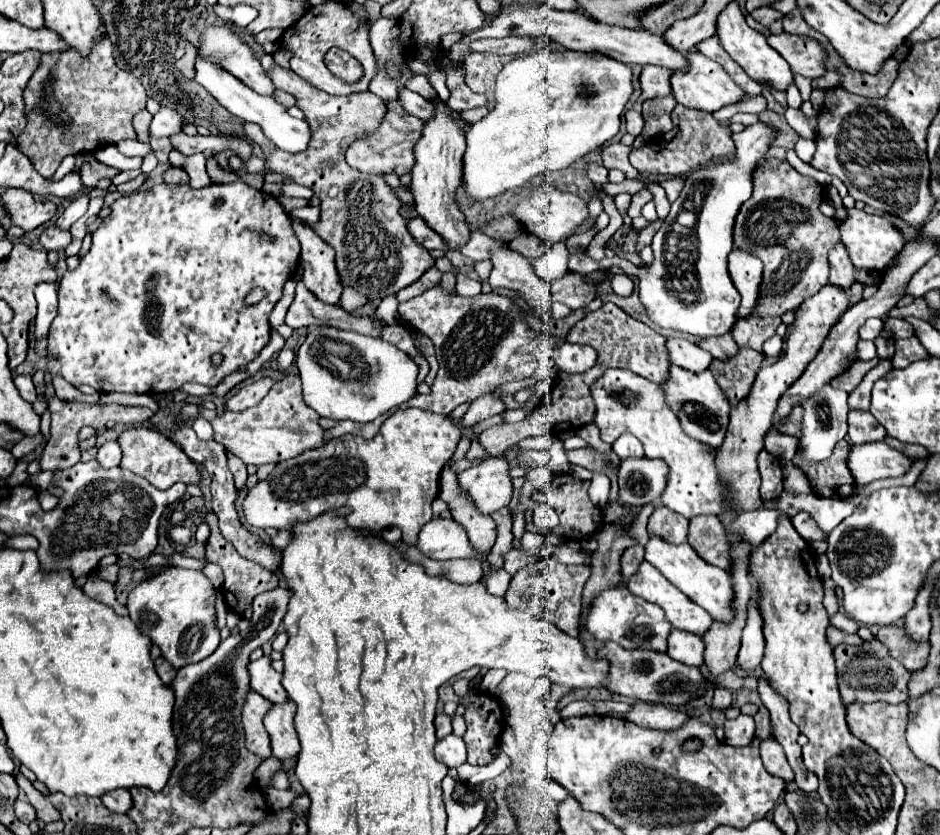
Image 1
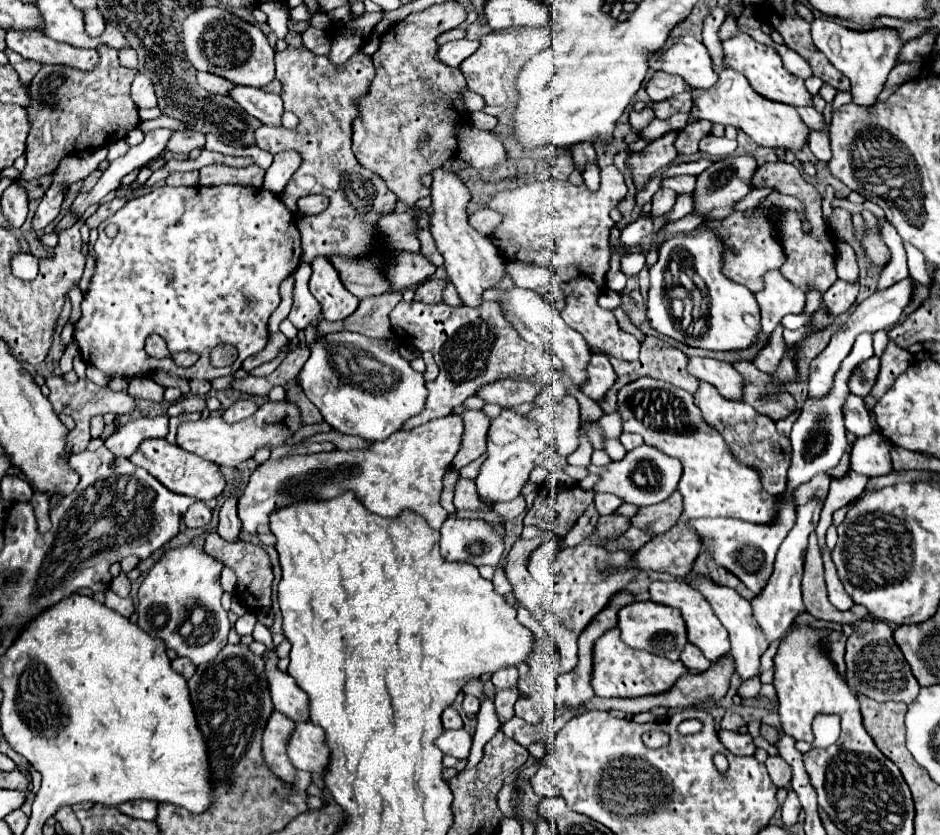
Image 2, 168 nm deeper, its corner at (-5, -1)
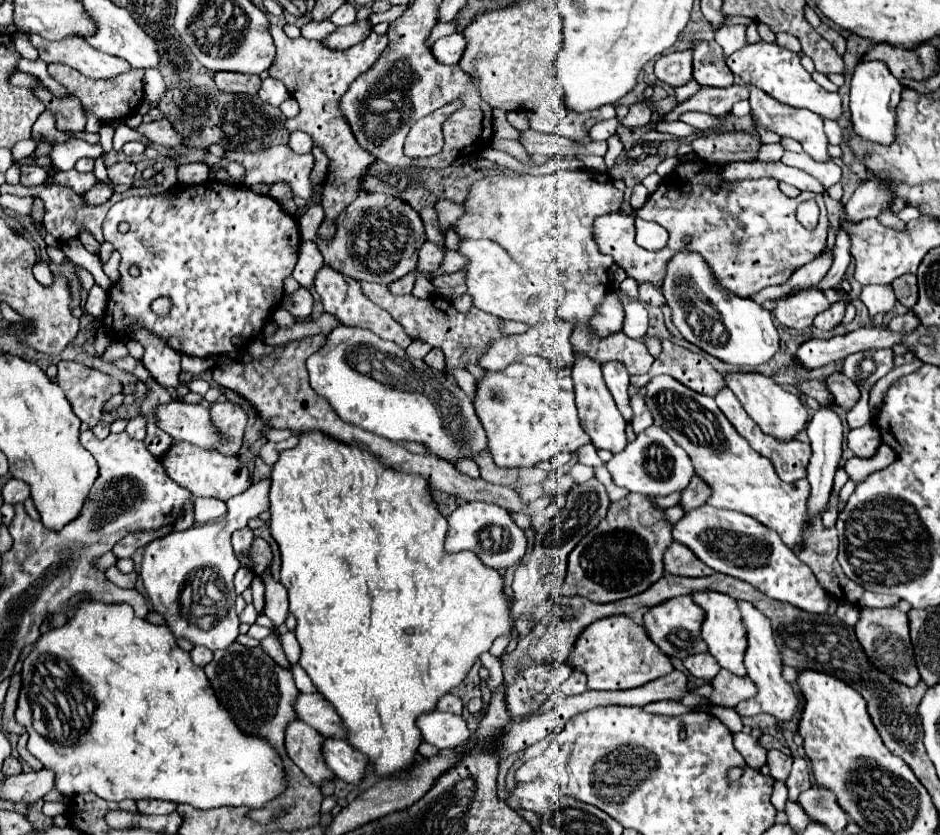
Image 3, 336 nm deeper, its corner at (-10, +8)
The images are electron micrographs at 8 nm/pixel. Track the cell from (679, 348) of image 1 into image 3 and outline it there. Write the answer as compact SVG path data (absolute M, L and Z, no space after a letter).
M750 371L750 373L726 373L724 375L724 383L738 397L738 401L742 403L746 413L768 435L774 435L778 439L792 439L798 431L804 429L806 419L808 419L806 407L800 403L798 395L784 391L770 377L766 377L762 373L754 373L754 371Z

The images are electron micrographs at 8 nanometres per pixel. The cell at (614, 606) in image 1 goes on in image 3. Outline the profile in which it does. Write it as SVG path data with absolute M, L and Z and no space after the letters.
M684 595L672 597L656 607L650 607L642 617L646 635L652 639L652 643L658 645L662 653L666 653L670 657L678 657L678 659L686 659L688 655L706 651L706 643L700 639L702 619L704 619L702 609L688 595L686 597Z

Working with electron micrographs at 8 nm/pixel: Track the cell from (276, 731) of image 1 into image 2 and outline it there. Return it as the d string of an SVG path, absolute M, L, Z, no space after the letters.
M299 722L287 744L287 754L297 770L307 770L311 774L325 774L331 752L325 744L325 732L321 726Z

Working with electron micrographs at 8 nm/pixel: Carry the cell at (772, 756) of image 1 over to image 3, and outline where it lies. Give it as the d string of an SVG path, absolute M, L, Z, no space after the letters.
M772 749L772 751L768 751L768 765L770 765L770 775L776 781L784 781L792 769L792 757L784 755L782 751Z

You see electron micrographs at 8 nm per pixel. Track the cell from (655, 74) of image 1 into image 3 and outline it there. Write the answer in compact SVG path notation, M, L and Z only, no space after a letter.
M690 49L662 55L654 65L654 75L662 83L666 83L670 87L678 87L678 85L688 83L692 79L692 55L690 55Z

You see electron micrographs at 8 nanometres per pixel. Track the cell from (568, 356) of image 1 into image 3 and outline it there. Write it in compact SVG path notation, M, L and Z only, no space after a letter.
M608 361L602 363L602 373L604 373L604 381L614 397L614 403L618 407L618 411L622 413L622 417L626 421L632 419L632 411L630 411L630 399L628 399L628 371L624 367L624 363L618 361Z

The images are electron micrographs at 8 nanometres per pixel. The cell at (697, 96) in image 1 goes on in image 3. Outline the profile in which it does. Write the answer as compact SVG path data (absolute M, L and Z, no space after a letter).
M736 79L738 85L746 87L750 91L750 107L752 107L752 119L758 127L764 127L766 131L772 131L772 133L778 133L780 137L790 137L790 139L796 139L804 151L814 157L816 161L828 161L828 139L822 131L822 117L808 111L808 109L798 109L798 107L788 107L786 103L778 103L776 99L772 99L770 95L766 95L762 89L750 85L750 83L742 83L740 79Z

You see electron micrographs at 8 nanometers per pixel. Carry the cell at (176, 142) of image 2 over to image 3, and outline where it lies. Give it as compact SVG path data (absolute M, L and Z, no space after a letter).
M168 119L162 121L150 121L150 123L142 123L138 127L138 131L148 137L152 143L158 143L162 147L178 147L182 145L182 135L172 127L172 123Z

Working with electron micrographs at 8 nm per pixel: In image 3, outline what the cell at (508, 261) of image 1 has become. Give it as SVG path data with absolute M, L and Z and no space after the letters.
M576 351L574 353L574 367L572 367L572 379L574 379L574 395L576 395L576 407L580 415L580 423L584 431L588 433L592 445L596 449L608 449L612 453L618 453L626 447L626 421L622 419L620 411L614 407L614 399L602 379L600 363L590 359L586 353Z

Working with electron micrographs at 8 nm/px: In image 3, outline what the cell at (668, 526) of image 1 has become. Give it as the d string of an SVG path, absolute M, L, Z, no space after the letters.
M672 541L664 553L664 571L684 577L702 577L710 575L710 567L702 565L702 561L690 551L686 545Z

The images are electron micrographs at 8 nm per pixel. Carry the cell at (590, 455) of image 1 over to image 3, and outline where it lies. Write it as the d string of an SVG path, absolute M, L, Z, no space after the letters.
M692 477L690 485L682 491L680 507L684 509L684 513L688 513L688 511L704 505L706 503L706 495L710 495L710 489L698 477Z

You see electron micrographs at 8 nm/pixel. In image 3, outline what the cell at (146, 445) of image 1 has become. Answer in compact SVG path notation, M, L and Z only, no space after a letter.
M182 441L172 443L158 461L162 463L168 477L176 481L178 485L188 487L188 491L194 497L216 497L216 499L226 501L250 487L248 467L242 461L238 461L238 457L226 457L218 451L206 451L190 443L182 443Z

